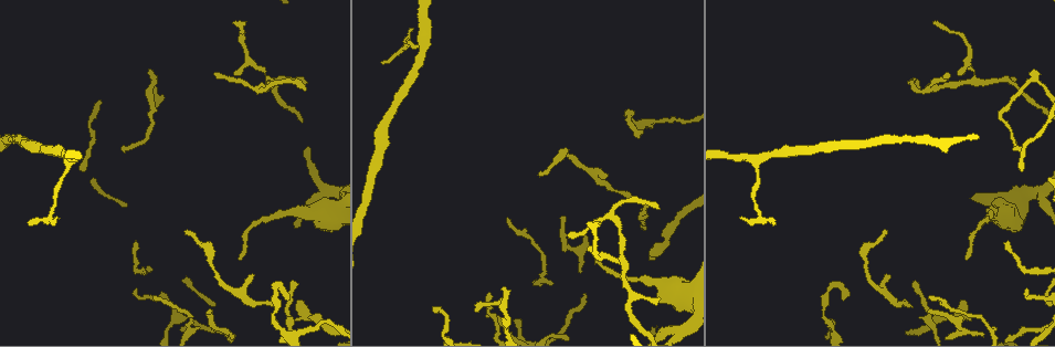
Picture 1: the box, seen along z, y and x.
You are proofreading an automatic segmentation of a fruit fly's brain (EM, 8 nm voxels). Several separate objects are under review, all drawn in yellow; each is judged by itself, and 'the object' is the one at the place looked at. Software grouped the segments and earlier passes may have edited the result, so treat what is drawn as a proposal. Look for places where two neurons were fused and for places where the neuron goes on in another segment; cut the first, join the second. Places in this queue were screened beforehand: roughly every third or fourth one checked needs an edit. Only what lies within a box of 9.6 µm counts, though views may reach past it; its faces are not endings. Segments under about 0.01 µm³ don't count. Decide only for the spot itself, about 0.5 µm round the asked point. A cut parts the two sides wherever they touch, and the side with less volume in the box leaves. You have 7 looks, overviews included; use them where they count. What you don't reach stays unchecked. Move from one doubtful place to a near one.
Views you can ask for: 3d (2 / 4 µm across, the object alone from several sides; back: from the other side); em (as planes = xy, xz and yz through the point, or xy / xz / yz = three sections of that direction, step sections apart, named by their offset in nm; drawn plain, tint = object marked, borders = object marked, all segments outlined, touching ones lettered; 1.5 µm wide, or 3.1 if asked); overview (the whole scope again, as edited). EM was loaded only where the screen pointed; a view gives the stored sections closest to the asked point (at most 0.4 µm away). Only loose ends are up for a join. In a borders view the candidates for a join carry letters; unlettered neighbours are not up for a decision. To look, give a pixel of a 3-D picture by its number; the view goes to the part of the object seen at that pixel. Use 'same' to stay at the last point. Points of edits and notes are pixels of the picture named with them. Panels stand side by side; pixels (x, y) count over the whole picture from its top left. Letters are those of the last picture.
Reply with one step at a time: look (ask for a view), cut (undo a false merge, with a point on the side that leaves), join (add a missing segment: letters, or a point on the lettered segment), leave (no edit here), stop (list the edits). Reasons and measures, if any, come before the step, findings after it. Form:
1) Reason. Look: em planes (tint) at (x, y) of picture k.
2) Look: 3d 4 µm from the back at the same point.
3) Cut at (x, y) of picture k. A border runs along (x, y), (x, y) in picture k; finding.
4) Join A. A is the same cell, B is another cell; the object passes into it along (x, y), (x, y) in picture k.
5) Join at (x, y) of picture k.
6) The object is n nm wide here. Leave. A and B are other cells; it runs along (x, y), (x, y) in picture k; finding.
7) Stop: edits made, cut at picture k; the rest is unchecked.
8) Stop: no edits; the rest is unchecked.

Branch stops here. Look: 3d 2 µm at (741, 218) of picture 1.

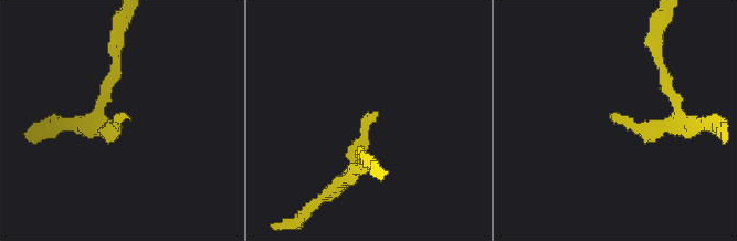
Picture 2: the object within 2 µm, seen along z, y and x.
Look: em xz step 8 (borders) at (124, 116) of picture 2.

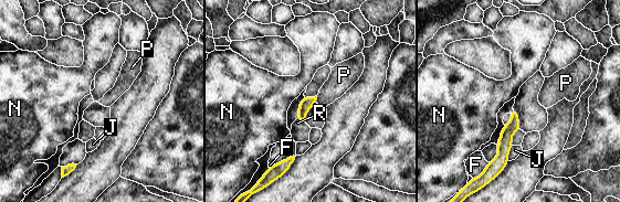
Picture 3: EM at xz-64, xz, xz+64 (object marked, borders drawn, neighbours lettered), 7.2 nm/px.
Leave. F, J, N, P and R are other cells; none of them fits.

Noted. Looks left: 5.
Tapers out. Look: em xy step 4 (borders) at (187, 233) of picture 1.

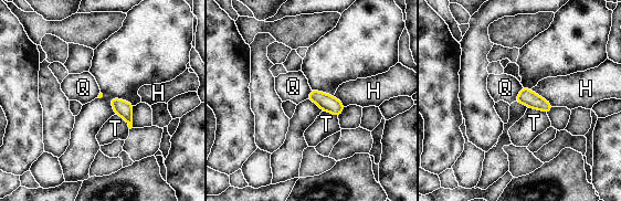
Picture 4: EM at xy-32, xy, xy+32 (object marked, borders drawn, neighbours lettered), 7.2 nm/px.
Leave. H, Q and T are other cells; a border runs along (527, 107), (540, 109), (546, 114) in picture 4; no lettered segment goes on from it.

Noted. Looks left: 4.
Abrupt turn. Look: 3d 2 µm at (962, 330) of picture 1.

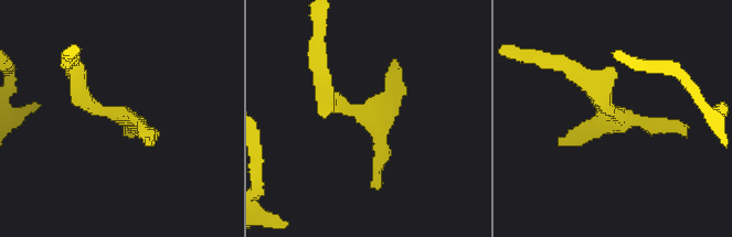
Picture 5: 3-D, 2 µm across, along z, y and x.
Look: em planes (borders) at (116, 115) of picture 5.

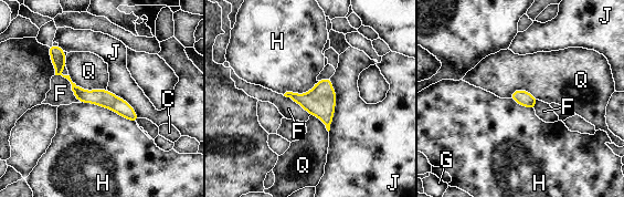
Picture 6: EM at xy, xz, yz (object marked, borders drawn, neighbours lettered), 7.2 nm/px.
The object is 110 nm wide here. Leave. C, F, G, H, J and Q are other cells; all the same neuron.

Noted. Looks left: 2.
Stop: no edits; the rest is unchecked.

